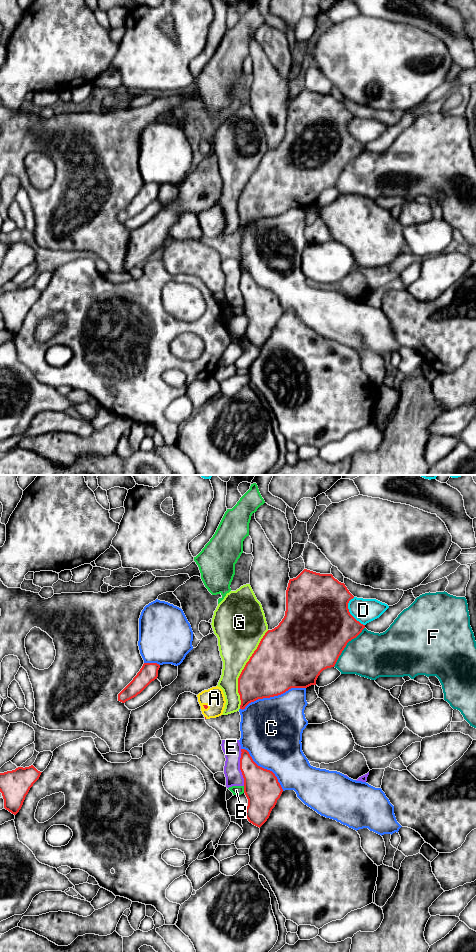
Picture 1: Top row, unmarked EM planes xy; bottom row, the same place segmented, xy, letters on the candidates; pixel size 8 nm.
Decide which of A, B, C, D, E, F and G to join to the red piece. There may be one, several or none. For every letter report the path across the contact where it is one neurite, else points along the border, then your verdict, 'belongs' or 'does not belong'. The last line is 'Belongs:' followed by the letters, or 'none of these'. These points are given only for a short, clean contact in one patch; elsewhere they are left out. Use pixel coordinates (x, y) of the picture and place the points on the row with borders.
A: across xy (205, 706), (205, 705), (214, 698) | belongs
B: does not belong
C: does not belong
D: does not belong
E: does not belong
F: does not belong
G: does not belong
Belongs: A

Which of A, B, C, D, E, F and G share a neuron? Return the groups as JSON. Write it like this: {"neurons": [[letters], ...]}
{"neurons": [["A"], ["B"], ["C"], ["D"], ["E"], ["F"], ["G"]]}

